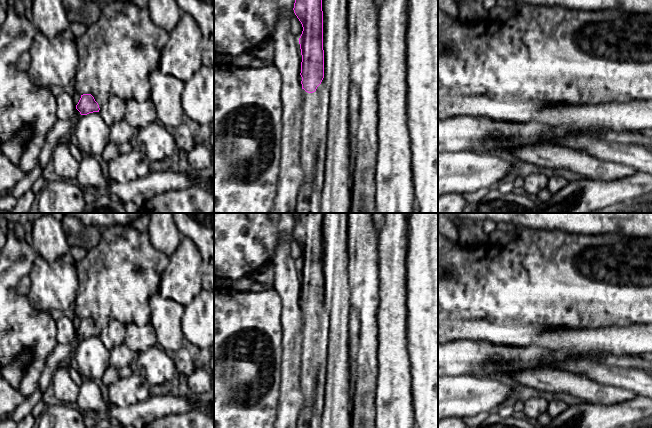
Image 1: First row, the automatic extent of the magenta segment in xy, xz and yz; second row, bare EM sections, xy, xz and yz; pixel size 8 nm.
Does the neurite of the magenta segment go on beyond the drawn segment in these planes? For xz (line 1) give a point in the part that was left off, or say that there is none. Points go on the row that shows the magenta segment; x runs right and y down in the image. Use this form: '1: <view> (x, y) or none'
1: xz (315, 107)

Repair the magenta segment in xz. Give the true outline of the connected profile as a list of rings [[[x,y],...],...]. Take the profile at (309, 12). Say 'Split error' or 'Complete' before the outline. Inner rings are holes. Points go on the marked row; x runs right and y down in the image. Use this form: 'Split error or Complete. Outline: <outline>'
Split error. Outline: [[[295,0],[293,10],[303,27],[299,44],[304,97],[300,144],[303,182],[295,212],[319,213],[314,200],[315,169],[318,144],[328,127],[330,102],[330,86],[324,79],[322,0]]]

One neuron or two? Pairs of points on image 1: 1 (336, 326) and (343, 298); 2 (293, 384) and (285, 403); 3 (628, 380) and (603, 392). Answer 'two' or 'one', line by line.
1: one
2: one
3: two

